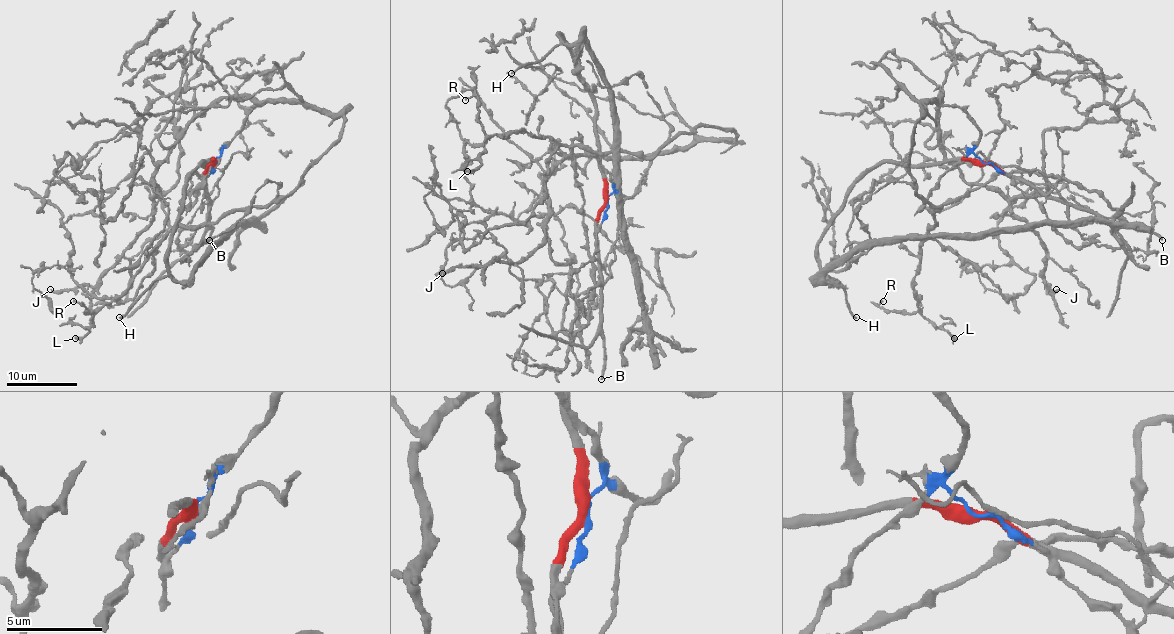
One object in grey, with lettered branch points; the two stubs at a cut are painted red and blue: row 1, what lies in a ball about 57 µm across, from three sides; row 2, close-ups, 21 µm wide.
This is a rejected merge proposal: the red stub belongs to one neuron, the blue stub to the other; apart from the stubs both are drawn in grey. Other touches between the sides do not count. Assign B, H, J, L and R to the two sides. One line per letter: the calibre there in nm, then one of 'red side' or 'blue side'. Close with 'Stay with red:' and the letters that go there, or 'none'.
B: 280 nm | red side
H: 240 nm | red side
J: 300 nm | blue side
L: 400 nm | blue side
R: 170 nm | blue side
Stay with red: B, H

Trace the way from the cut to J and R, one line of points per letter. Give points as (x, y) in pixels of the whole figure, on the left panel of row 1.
J: (215, 163), (257, 100), (215, 98), (153, 179), (153, 219), (134, 242), (94, 286), (50, 290)
R: (215, 163), (266, 102), (343, 118), (338, 140), (288, 193), (176, 226), (120, 295), (95, 311), (73, 300)

